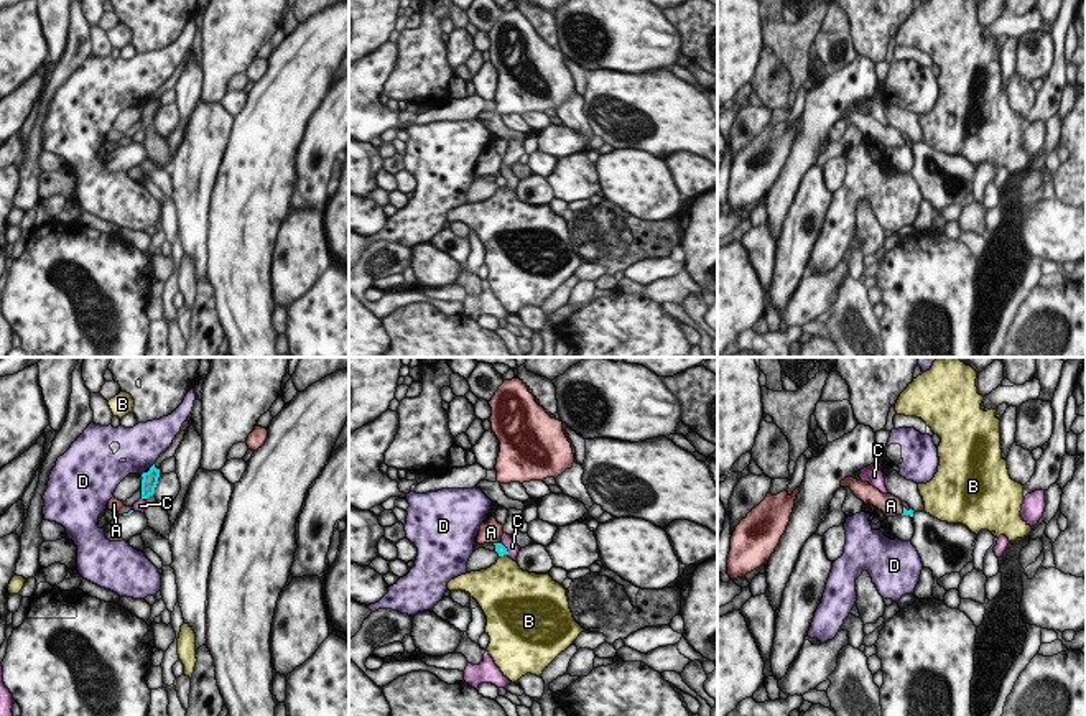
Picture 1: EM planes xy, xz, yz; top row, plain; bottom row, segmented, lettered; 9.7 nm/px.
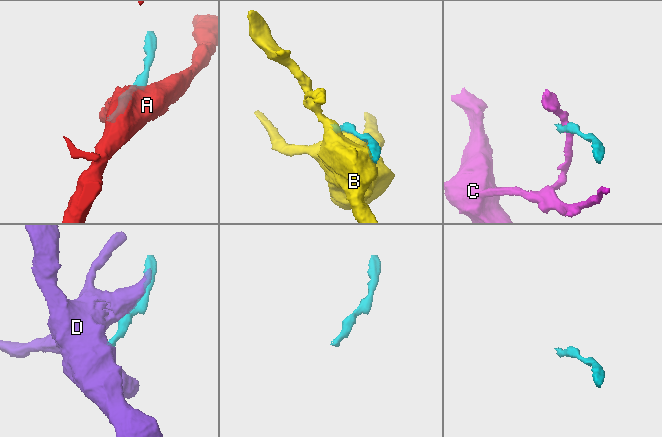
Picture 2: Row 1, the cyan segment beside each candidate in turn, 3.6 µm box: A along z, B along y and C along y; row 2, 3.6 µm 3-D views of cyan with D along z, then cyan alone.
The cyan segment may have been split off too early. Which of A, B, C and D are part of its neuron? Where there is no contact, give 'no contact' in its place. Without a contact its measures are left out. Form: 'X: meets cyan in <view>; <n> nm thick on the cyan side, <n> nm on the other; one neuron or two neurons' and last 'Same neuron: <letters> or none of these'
A: meets cyan in xy; 30 nm thick on the cyan side, 130 nm on the other; one neuron
B: meets cyan in xz; 90 nm thick on the cyan side, 340 nm on the other; two neurons
C: meets cyan in xz; 90 nm thick on the cyan side, 120 nm on the other; two neurons
D: meets cyan in xy; 160 nm thick on the cyan side, 400 nm on the other; two neurons
Same neuron: A

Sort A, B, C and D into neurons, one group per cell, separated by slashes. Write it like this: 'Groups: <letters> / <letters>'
Groups: A / B / C / D

